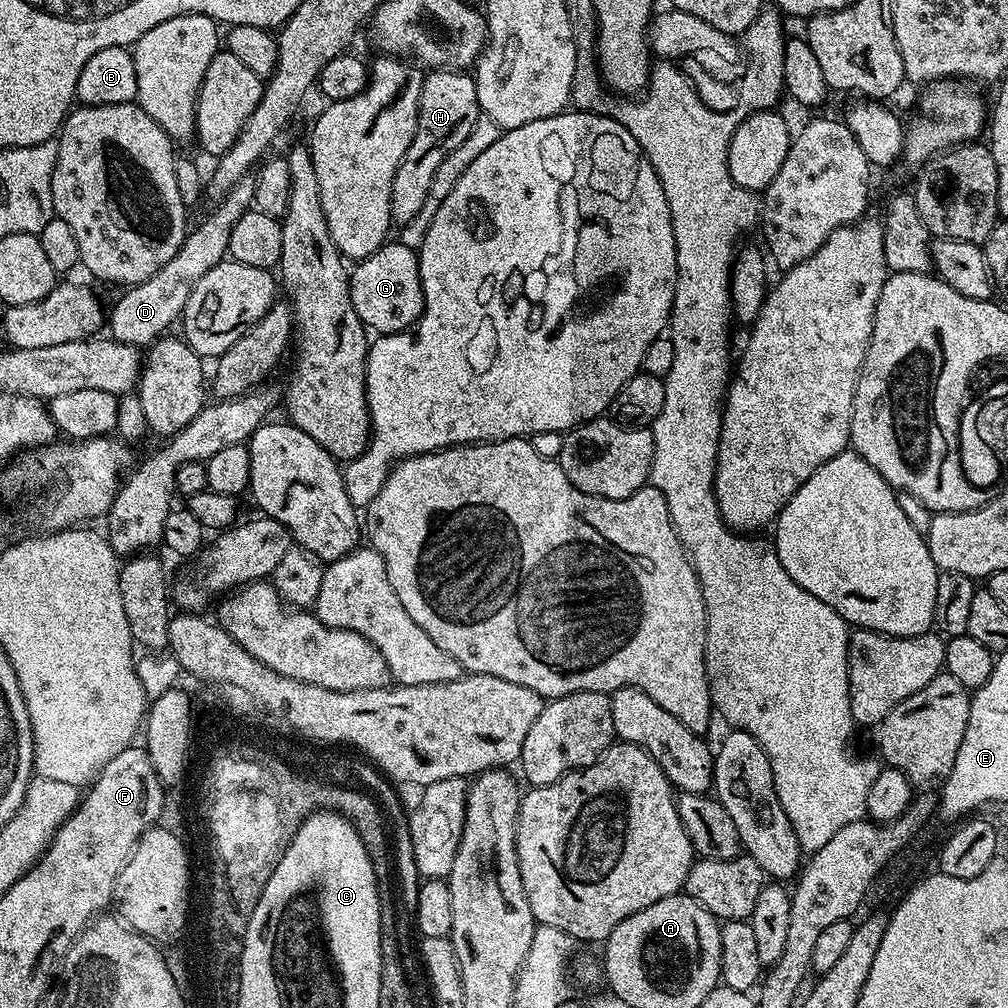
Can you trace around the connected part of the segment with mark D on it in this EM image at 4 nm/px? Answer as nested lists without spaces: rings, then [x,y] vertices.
[[[251,179],[239,180],[219,201],[220,204],[200,225],[193,227],[185,235],[182,246],[166,266],[162,266],[150,278],[140,284],[125,287],[124,292],[110,308],[106,316],[106,328],[111,339],[123,344],[133,344],[138,349],[151,346],[169,331],[172,323],[179,321],[184,314],[184,307],[203,276],[217,268],[228,256],[230,230],[234,230],[238,218],[246,214],[255,205],[256,186]]]

